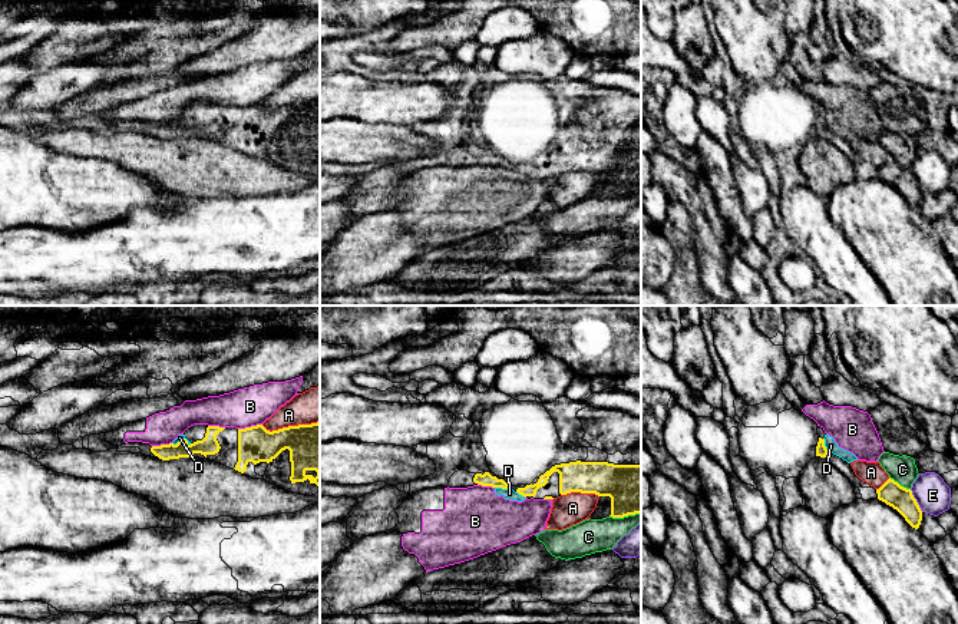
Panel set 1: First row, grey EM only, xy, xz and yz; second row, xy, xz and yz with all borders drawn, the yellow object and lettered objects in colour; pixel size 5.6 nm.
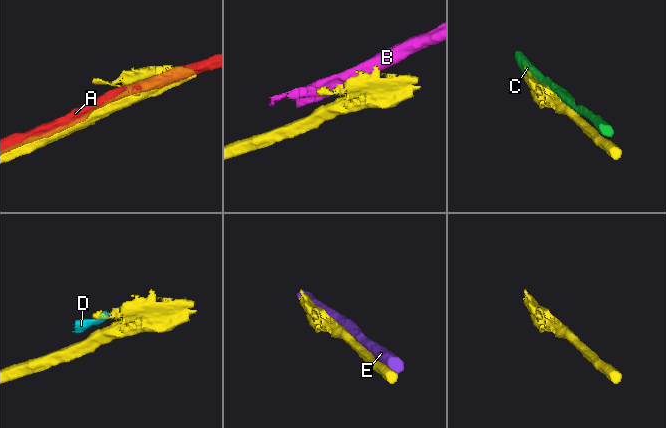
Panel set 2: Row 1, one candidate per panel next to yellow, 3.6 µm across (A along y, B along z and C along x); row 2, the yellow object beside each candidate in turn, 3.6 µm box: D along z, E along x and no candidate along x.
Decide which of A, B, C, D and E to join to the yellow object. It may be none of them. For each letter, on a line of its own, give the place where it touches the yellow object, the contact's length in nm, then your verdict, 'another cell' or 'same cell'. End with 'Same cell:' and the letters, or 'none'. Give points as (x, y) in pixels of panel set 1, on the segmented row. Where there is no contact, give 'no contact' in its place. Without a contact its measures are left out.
A: xy (290, 426) | 320 nm | another cell
B: xy (251, 426) | 140 nm | another cell
C: yz (898, 484) | 140 nm | another cell
D: xz (502, 488) | 90 nm | another cell
E: yz (915, 501) | 150 nm | another cell
Same cell: none

